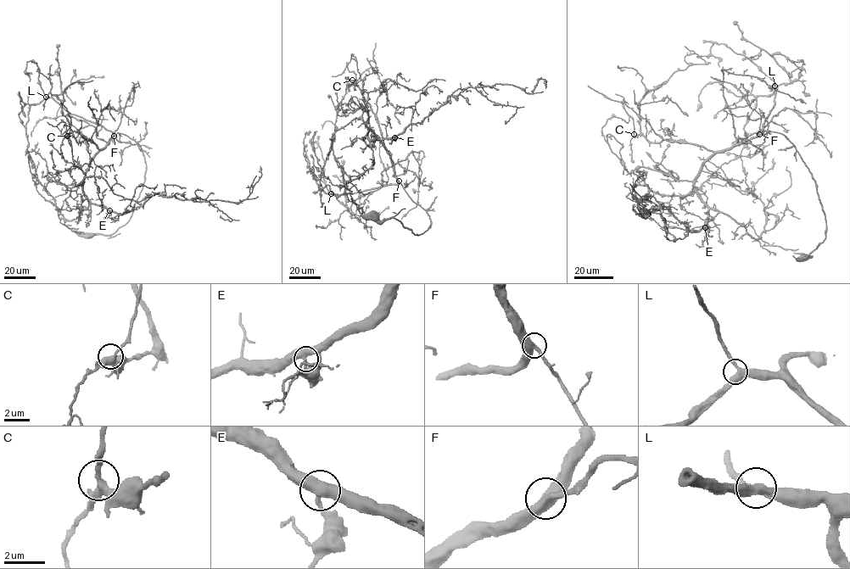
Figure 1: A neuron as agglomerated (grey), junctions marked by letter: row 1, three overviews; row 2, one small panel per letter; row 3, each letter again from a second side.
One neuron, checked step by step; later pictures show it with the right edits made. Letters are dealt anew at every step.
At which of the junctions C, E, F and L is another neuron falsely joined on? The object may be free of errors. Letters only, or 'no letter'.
no letter

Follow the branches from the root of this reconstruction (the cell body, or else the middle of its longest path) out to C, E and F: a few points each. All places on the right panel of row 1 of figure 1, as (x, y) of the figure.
C: (802, 259), (825, 237), (824, 214), (812, 173), (783, 134), (764, 131), (718, 151), (634, 134)
E: (802, 259), (825, 237), (824, 214), (781, 133), (764, 131), (703, 164), (694, 189), (708, 209), (705, 227)
F: (802, 259), (825, 237), (824, 214), (815, 180), (795, 147), (783, 134), (769, 131), (759, 134)

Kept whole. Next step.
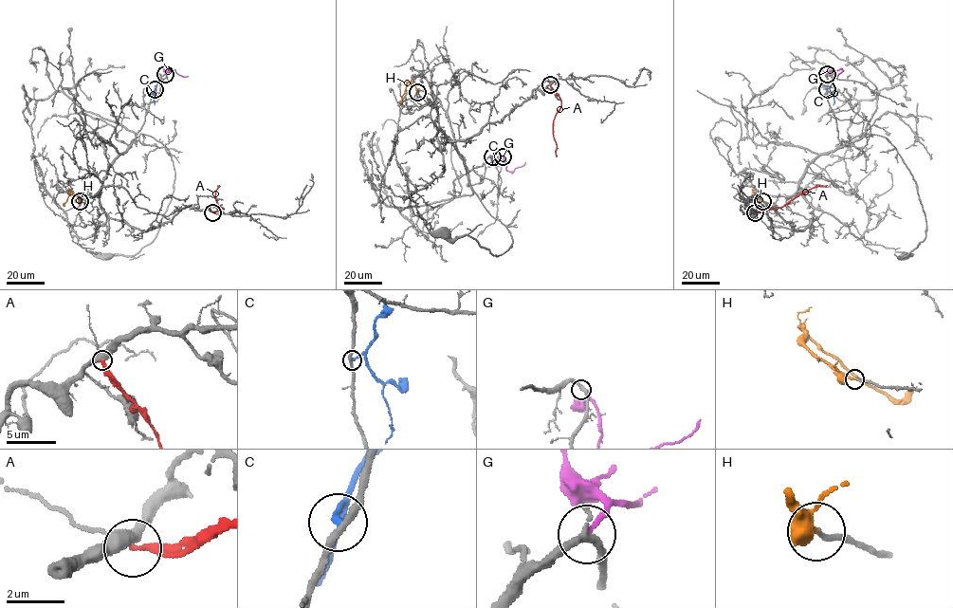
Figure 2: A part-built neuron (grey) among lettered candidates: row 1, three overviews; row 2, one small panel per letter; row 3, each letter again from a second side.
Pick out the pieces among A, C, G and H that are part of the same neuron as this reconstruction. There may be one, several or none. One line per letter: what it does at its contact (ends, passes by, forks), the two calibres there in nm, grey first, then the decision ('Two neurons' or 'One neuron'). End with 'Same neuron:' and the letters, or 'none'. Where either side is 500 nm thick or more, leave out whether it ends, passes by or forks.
A: It ends there. Thickness 440 nm (grey) against 240 nm. Two neurons
C: It ends there. Thickness 240 nm (grey) against 180 nm. Two neurons
G: It ends there. Thickness 280 nm (grey) against 190 nm. Two neurons
H: It ends there. Thickness 190 nm (grey) against 180 nm. One neuron
Same neuron: H

